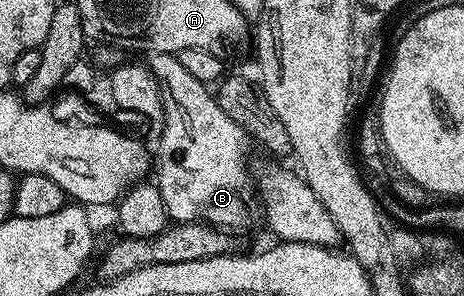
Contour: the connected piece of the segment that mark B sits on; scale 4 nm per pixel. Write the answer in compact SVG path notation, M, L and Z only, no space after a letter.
M158 51L152 52L148 56L147 59L147 65L153 70L155 73L155 77L160 81L161 83L161 100L165 103L165 133L163 136L163 141L158 142L156 144L157 147L157 155L155 151L155 175L157 171L157 176L155 176L155 182L157 185L157 188L159 189L159 193L163 197L163 205L165 206L165 213L166 216L170 220L172 220L173 223L207 223L210 227L216 227L223 231L228 231L230 233L238 233L237 231L241 231L244 229L245 226L249 223L249 198L254 198L255 195L255 183L254 180L251 178L251 171L249 175L249 147L251 148L250 140L247 138L245 131L239 126L235 125L235 121L231 121L231 117L227 117L227 113L223 113L223 109L219 109L219 105L217 104L217 97L216 94L206 84L200 83L199 81L195 81L195 77L191 77L191 73L187 73L187 69L183 69L183 65L179 65L179 61L177 60L176 55L168 55L167 53L159 53Z

